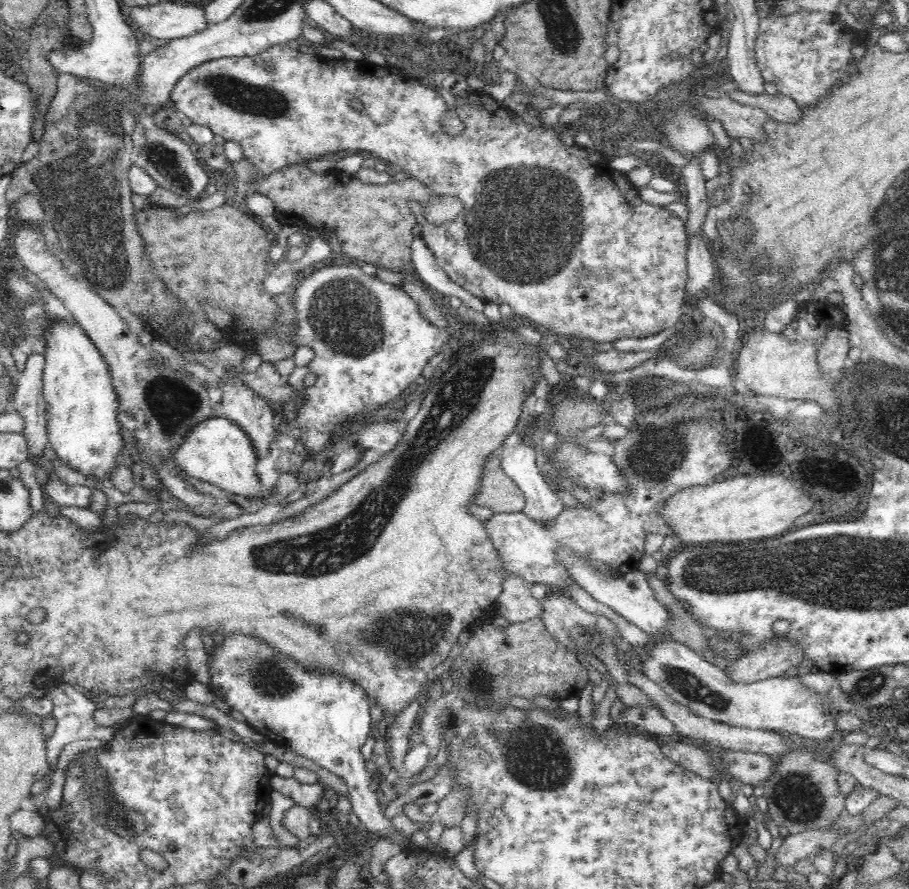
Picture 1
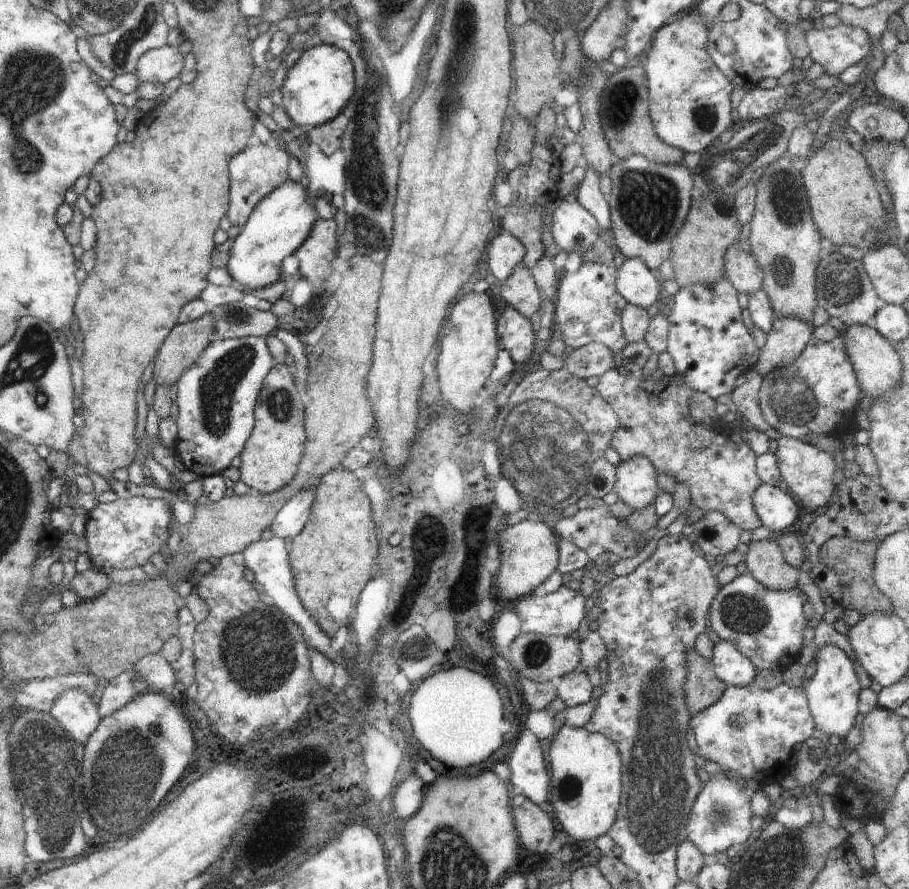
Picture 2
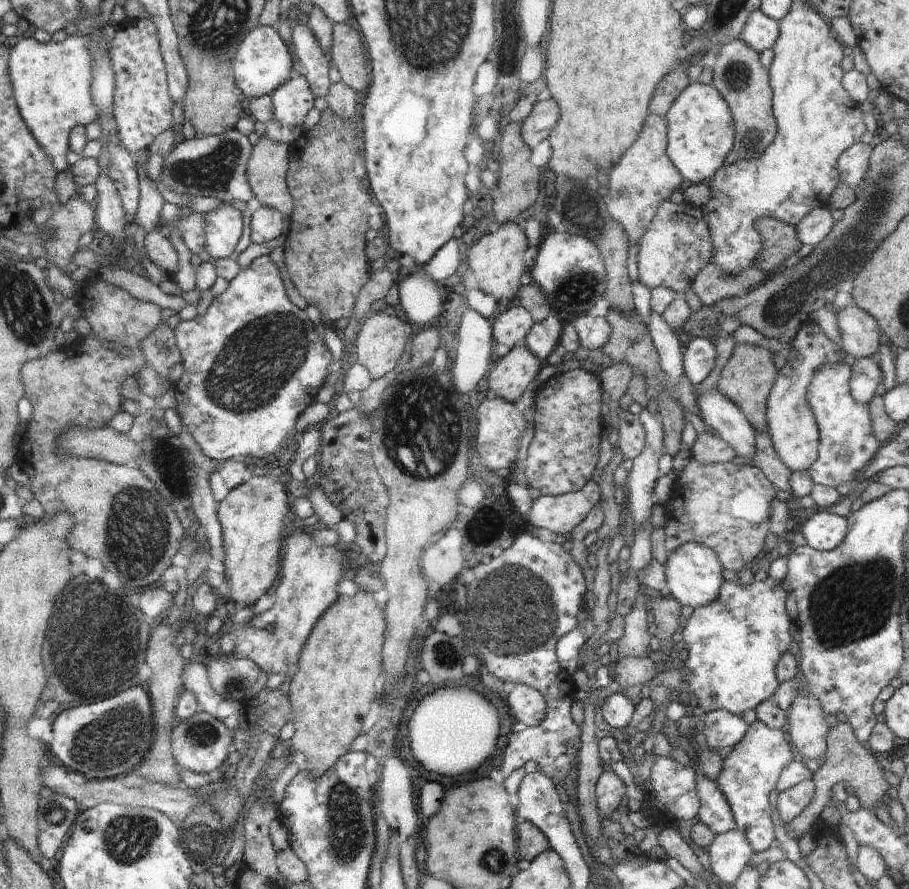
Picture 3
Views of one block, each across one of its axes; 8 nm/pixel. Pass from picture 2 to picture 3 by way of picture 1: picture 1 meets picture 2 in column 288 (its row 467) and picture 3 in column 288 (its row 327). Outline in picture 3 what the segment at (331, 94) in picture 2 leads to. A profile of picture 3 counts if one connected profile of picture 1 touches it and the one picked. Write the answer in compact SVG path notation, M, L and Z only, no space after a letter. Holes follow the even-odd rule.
M264 25L256 26L252 32L244 36L232 58L237 88L244 93L244 96L255 99L270 95L284 82L288 82L295 75L292 66L288 46L283 42L276 28Z

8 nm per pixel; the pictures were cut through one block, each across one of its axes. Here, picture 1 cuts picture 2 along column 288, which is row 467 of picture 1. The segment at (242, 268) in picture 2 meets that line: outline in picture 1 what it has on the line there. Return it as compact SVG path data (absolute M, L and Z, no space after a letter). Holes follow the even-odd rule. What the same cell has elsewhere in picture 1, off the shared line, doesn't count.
M224 416L208 417L206 420L195 424L195 427L192 427L183 438L182 444L175 448L173 458L178 467L182 468L182 471L186 472L188 476L209 482L222 490L244 495L248 500L255 500L258 497L269 497L271 495L271 492L269 494L260 492L260 480L256 475L256 466L259 458L251 440L237 424L234 424Z

